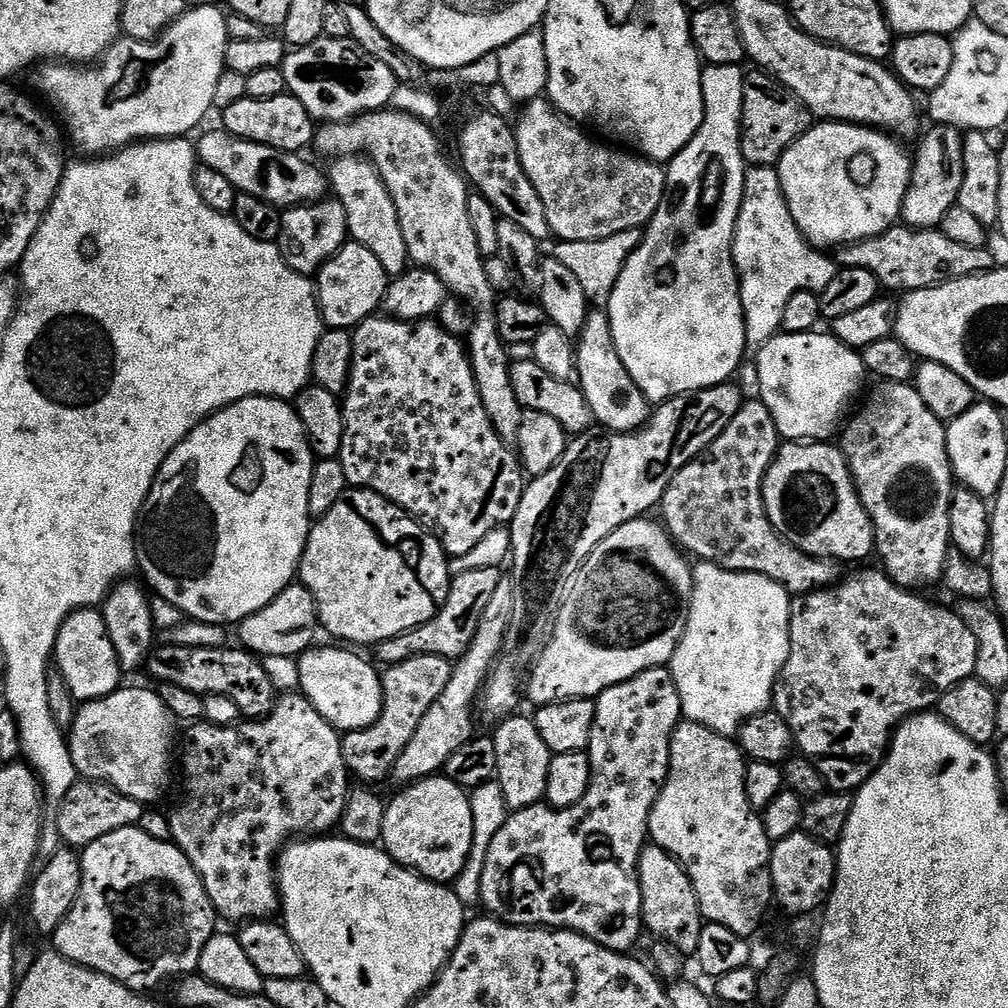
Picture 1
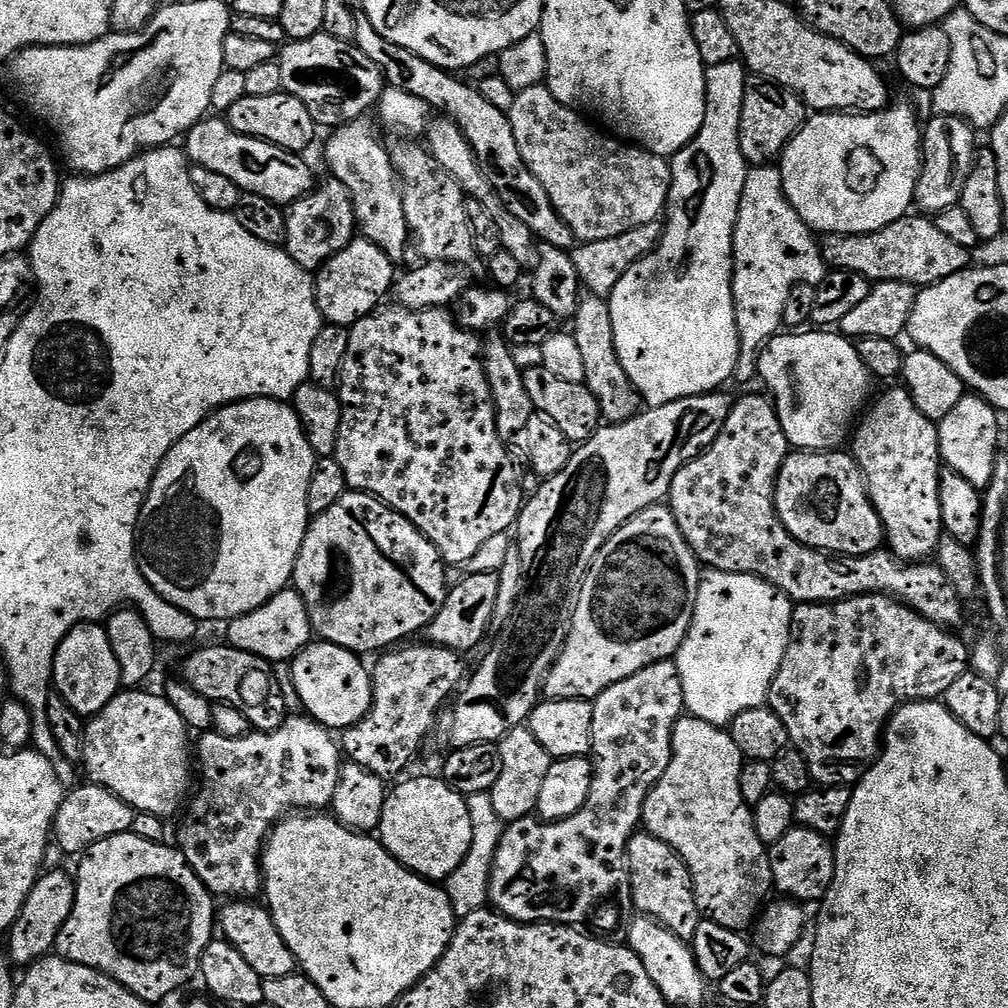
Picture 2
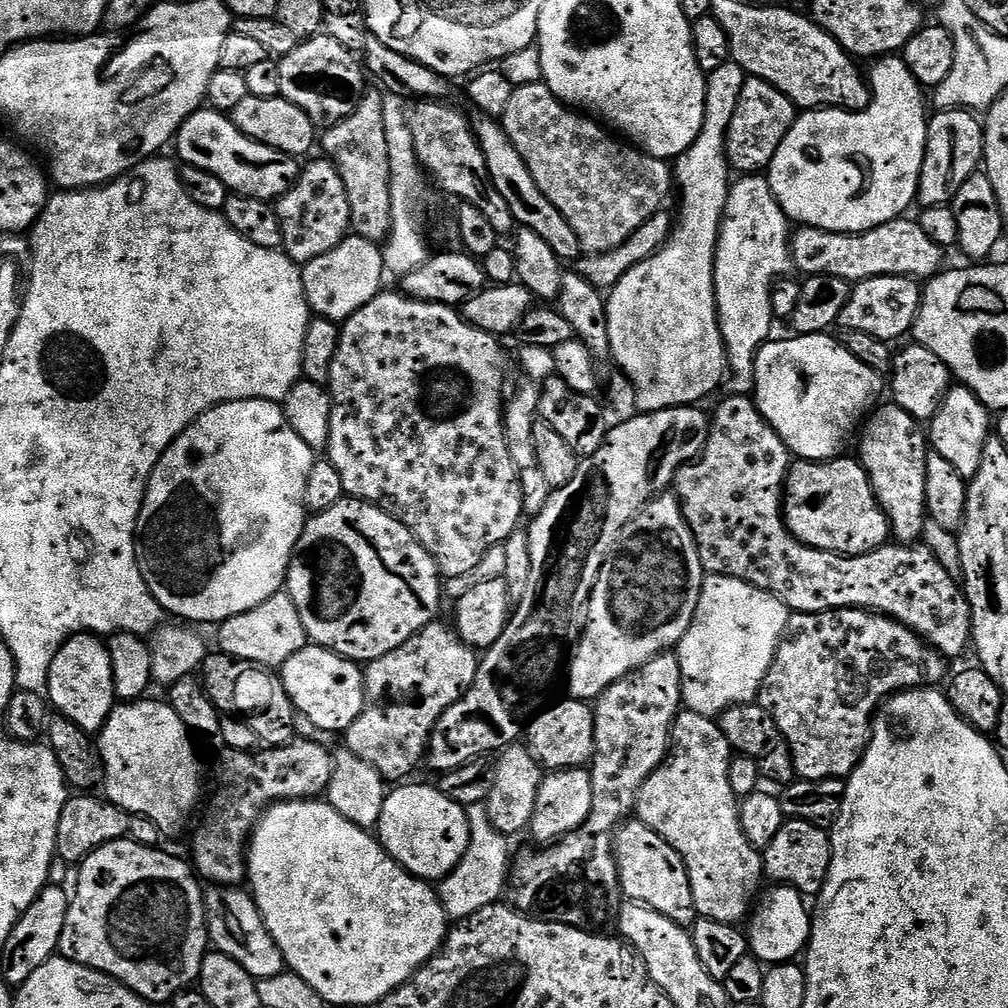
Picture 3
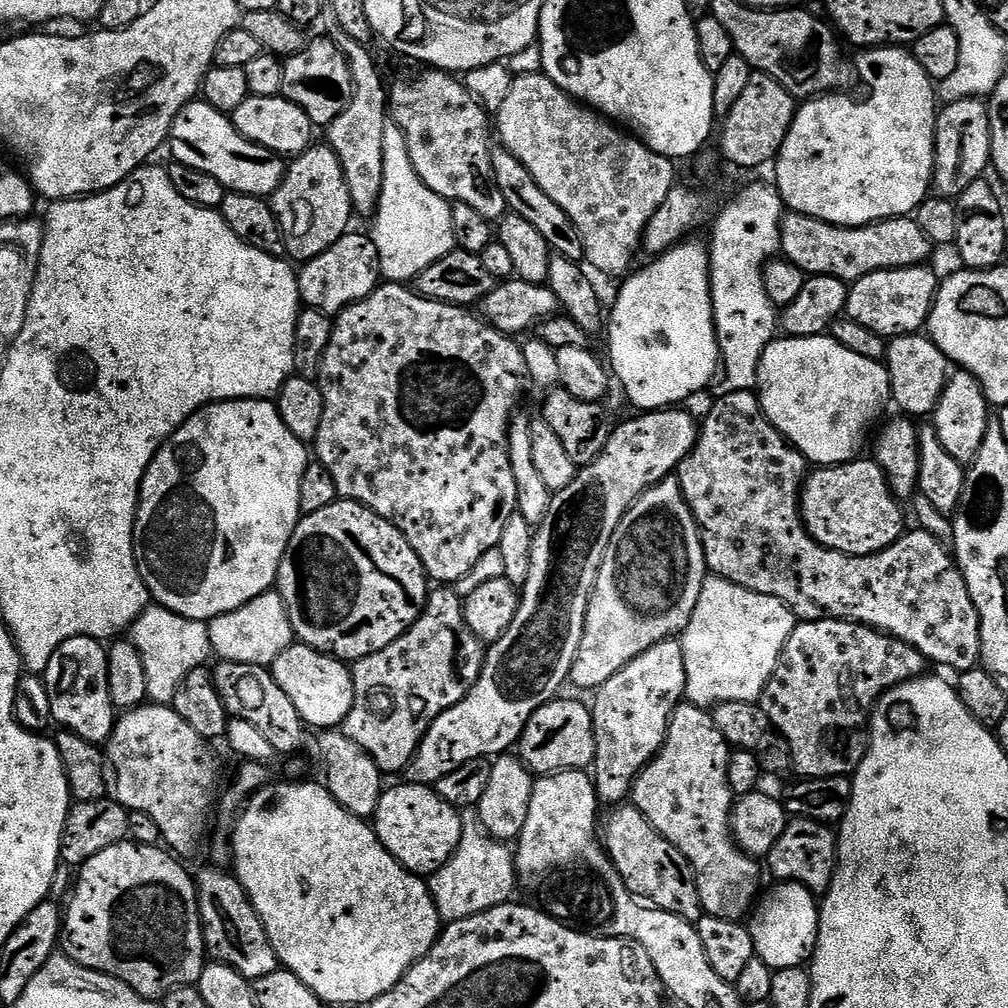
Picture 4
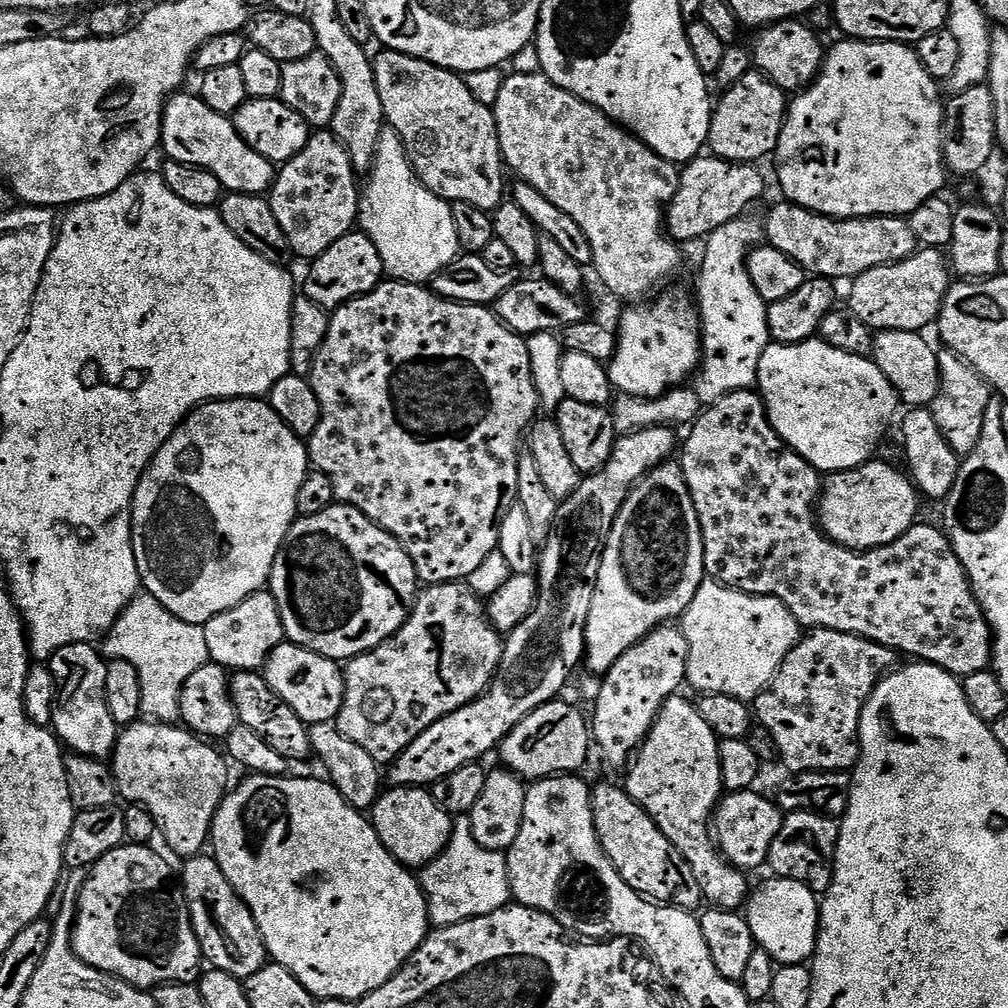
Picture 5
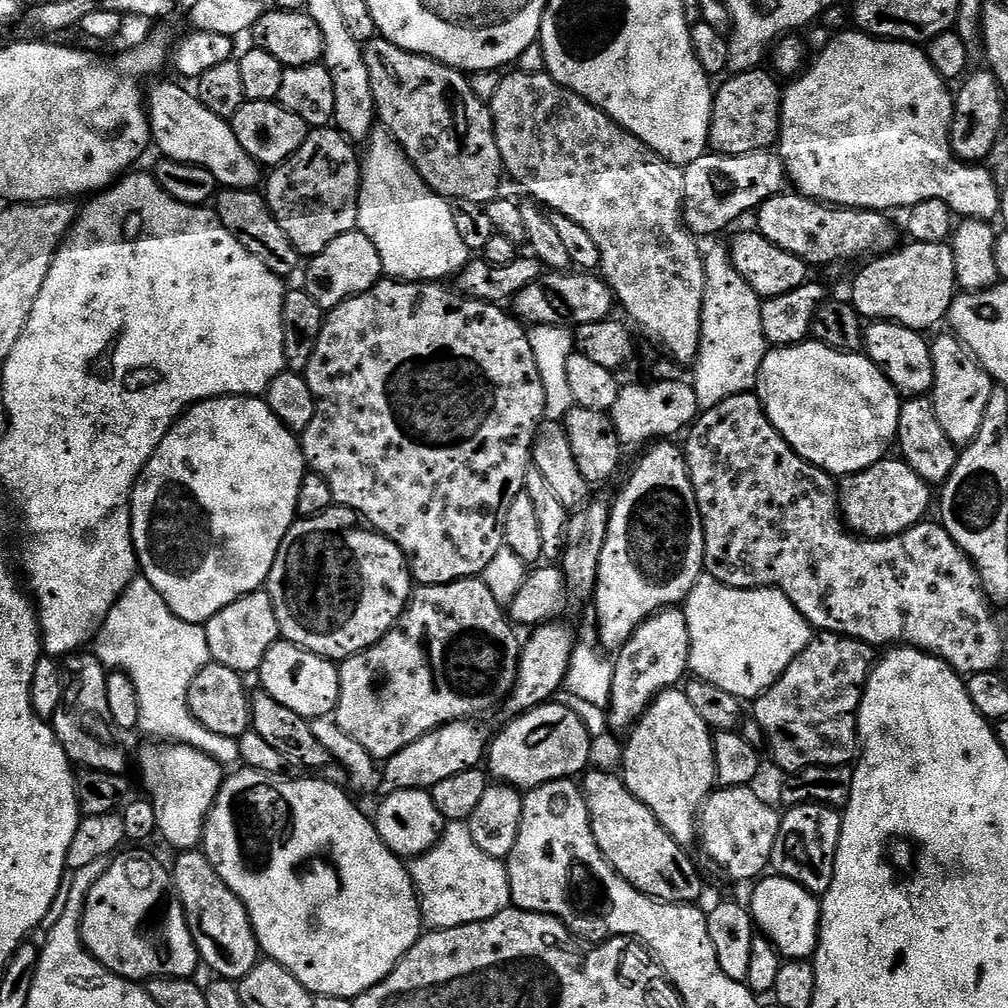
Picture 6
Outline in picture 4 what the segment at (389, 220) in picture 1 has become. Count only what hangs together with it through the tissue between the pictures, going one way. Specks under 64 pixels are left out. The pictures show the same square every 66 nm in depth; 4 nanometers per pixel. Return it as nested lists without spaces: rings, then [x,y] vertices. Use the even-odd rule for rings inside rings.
[[[333,27],[331,31],[332,43],[336,44],[340,48],[340,53],[348,59],[353,90],[346,110],[342,110],[342,114],[338,114],[338,118],[334,118],[334,122],[330,122],[326,126],[326,132],[328,132],[326,144],[327,147],[334,150],[334,154],[338,154],[338,162],[342,162],[342,174],[346,174],[346,186],[350,186],[350,202],[353,213],[357,217],[371,218],[376,214],[376,207],[382,194],[382,134],[386,134],[386,126],[390,120],[389,89],[386,84],[384,88],[384,80],[380,77],[380,68],[376,65],[375,58],[368,53],[369,49],[365,45],[354,42],[354,38],[347,37],[340,28]]]

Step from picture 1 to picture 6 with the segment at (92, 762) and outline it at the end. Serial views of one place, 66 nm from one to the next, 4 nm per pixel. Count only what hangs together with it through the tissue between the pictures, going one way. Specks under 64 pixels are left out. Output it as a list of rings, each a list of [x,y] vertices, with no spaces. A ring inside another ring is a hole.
[[[148,744],[141,750],[138,762],[142,784],[152,793],[150,798],[154,805],[157,831],[176,848],[175,851],[193,851],[203,841],[205,818],[226,779],[225,765],[185,744]]]

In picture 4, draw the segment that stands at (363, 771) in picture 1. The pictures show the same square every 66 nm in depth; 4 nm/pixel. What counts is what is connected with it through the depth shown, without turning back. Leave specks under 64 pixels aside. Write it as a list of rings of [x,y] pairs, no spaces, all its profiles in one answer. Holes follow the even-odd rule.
[[[440,586],[429,595],[420,617],[403,632],[386,650],[370,654],[355,661],[352,668],[354,682],[354,706],[346,714],[342,730],[350,742],[358,742],[370,758],[379,766],[381,773],[403,773],[420,747],[428,727],[450,706],[462,702],[466,694],[475,686],[484,665],[485,645],[470,630],[464,617],[464,600],[448,586]]]

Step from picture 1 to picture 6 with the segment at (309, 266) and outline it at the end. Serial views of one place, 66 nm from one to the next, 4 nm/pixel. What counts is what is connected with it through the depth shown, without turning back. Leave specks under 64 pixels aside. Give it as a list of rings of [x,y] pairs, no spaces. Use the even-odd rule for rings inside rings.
[[[335,126],[313,128],[290,159],[275,165],[269,176],[267,173],[266,199],[270,210],[301,257],[322,254],[334,238],[357,231],[362,160],[358,152],[356,156],[356,148]]]

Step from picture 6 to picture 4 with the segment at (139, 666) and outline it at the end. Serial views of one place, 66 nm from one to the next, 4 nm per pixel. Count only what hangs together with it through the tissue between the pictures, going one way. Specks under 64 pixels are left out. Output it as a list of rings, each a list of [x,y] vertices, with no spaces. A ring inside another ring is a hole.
[[[150,606],[134,623],[130,629],[130,643],[136,648],[142,658],[142,666],[146,666],[146,686],[148,687],[148,700],[154,704],[171,705],[174,698],[174,690],[182,686],[182,678],[190,674],[190,670],[198,670],[209,662],[208,656],[213,655],[210,634],[205,621],[191,620],[185,616],[179,616],[177,612],[171,612],[169,608]]]

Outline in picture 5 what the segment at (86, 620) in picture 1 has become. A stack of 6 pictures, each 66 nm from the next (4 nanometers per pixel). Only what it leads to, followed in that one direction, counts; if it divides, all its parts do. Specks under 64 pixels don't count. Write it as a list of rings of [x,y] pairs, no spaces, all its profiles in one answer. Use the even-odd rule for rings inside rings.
[[[91,643],[71,644],[62,646],[52,655],[50,667],[56,687],[51,731],[68,752],[107,761],[116,751],[118,735],[118,726],[114,718],[110,718],[110,706],[106,706],[108,660],[101,649]]]

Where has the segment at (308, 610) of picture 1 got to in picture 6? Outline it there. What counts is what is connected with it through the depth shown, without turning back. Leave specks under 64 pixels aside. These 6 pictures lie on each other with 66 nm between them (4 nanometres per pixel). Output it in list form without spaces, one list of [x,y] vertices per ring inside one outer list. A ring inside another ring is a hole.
[[[266,590],[251,592],[230,602],[230,606],[208,620],[204,629],[212,660],[222,666],[230,666],[230,670],[241,674],[259,673],[266,650],[281,639],[278,616],[274,614],[274,604],[270,602],[270,594]]]

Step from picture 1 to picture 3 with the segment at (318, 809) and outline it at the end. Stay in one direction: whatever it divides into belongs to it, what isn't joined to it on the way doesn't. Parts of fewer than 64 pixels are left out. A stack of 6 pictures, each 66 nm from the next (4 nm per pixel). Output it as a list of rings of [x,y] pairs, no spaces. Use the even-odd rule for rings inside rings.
[[[293,738],[286,744],[279,746],[264,746],[259,750],[251,752],[233,752],[231,750],[221,751],[220,765],[216,768],[216,793],[208,800],[208,809],[204,812],[204,817],[200,820],[200,825],[196,828],[196,833],[192,836],[192,856],[190,855],[191,863],[194,865],[195,871],[212,886],[240,886],[245,883],[248,874],[248,842],[252,838],[252,830],[256,826],[256,821],[263,816],[265,810],[285,798],[316,798],[321,794],[327,793],[328,783],[330,782],[330,774],[332,773],[332,752],[329,749],[324,749],[322,745],[315,744],[312,740],[299,740]]]

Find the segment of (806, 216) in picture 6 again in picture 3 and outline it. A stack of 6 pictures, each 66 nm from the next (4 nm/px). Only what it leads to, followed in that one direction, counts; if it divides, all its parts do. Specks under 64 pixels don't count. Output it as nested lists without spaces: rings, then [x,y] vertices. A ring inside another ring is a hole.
[[[915,219],[891,220],[865,232],[831,232],[821,228],[797,227],[792,233],[792,257],[805,277],[833,276],[859,282],[879,276],[910,276],[924,282],[945,267],[945,249],[940,247]]]

